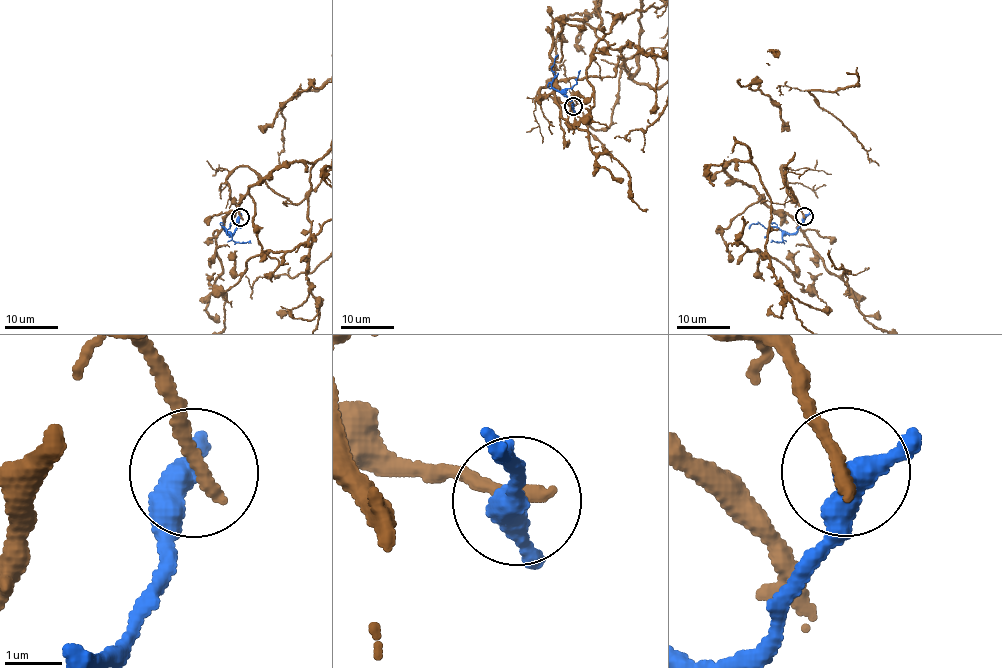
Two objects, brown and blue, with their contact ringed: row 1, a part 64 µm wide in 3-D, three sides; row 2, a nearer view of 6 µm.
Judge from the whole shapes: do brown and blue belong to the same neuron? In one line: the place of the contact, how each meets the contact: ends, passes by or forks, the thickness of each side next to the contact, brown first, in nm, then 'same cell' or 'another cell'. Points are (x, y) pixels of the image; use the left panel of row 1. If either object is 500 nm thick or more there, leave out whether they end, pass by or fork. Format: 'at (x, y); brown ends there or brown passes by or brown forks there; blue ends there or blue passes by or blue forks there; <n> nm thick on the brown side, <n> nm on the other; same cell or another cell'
at (240, 217); brown ends there; blue passes by; 280 nm thick on the brown side, 400 nm on the other; another cell

